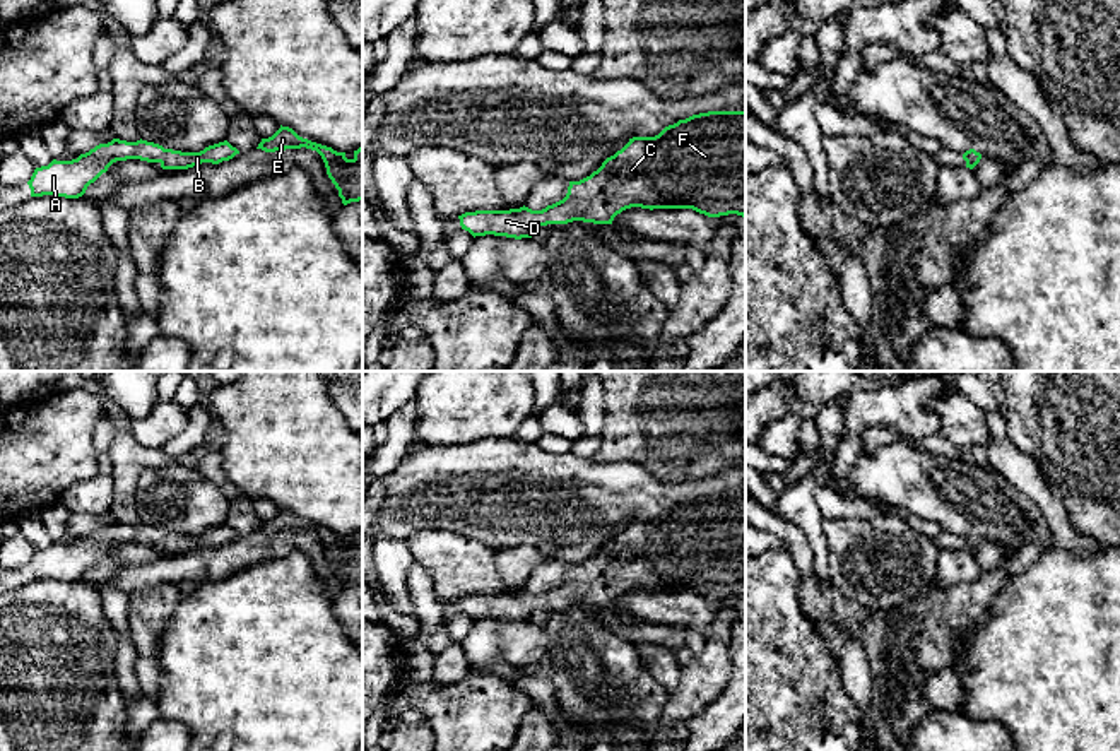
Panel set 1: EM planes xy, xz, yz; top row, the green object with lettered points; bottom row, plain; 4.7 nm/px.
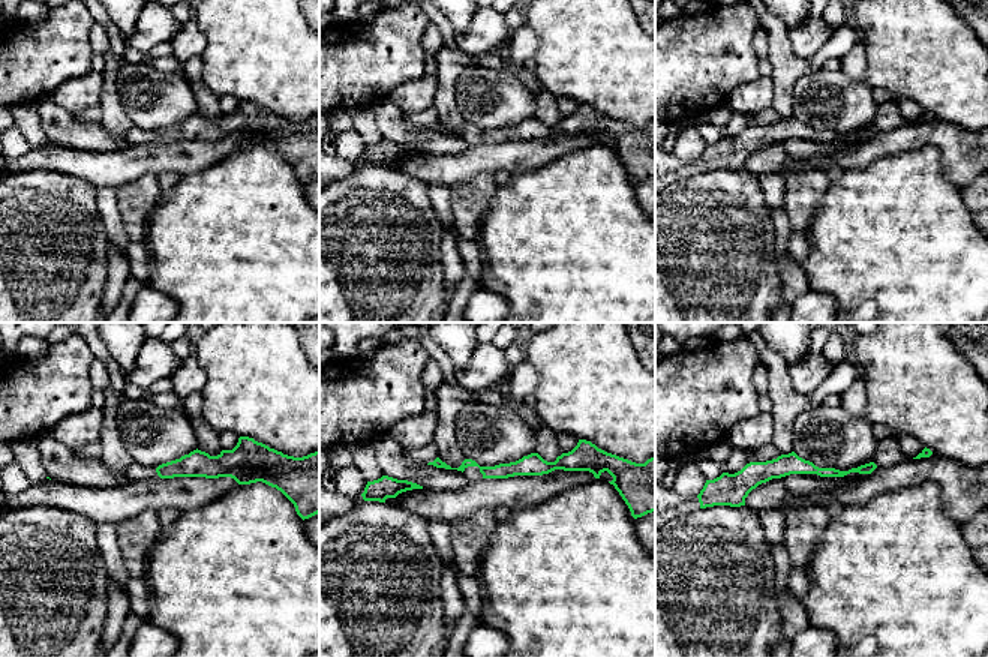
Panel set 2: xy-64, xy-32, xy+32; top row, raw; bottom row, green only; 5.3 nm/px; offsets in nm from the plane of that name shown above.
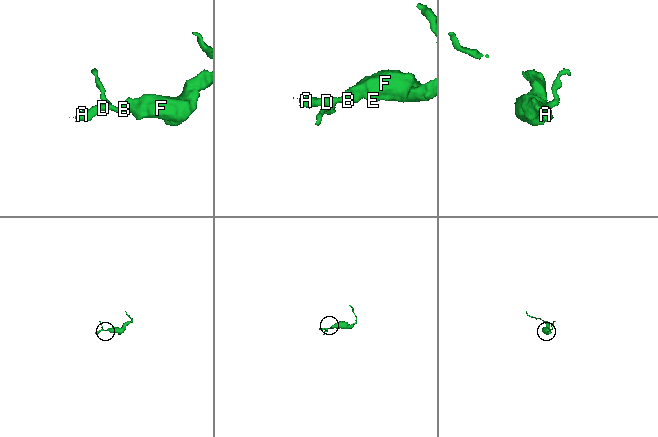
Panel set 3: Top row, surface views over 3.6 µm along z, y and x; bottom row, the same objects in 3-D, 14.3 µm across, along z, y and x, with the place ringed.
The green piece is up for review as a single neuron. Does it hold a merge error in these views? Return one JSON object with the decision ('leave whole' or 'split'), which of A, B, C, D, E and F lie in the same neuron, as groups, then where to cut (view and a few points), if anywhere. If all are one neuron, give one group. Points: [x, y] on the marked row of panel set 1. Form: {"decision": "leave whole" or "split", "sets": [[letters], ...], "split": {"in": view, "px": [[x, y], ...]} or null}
{"decision": "leave whole", "sets": [["A", "B", "C", "D", "E", "F"]], "split": null}

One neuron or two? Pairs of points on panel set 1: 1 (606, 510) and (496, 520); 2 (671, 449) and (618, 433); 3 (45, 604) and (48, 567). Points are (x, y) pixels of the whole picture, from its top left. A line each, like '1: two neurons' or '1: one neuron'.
1: one neuron
2: one neuron
3: two neurons

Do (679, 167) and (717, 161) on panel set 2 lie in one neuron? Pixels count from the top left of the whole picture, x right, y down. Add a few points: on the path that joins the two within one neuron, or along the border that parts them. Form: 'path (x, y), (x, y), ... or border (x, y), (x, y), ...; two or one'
path (688, 167), (708, 161); one

